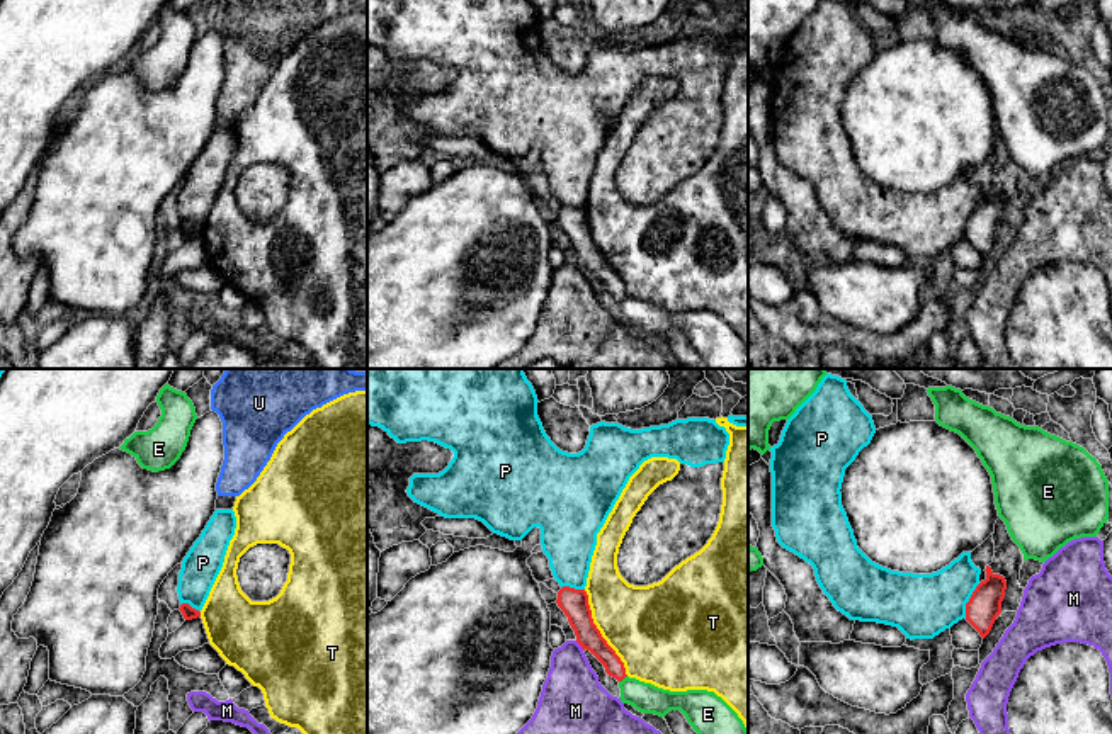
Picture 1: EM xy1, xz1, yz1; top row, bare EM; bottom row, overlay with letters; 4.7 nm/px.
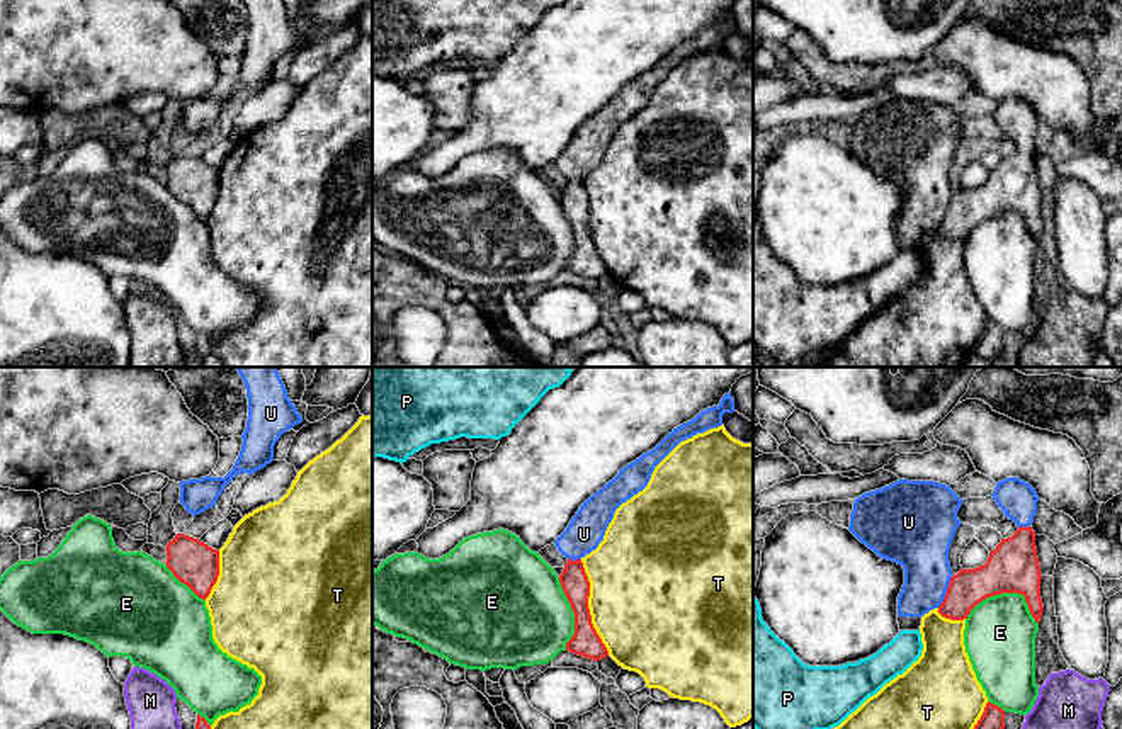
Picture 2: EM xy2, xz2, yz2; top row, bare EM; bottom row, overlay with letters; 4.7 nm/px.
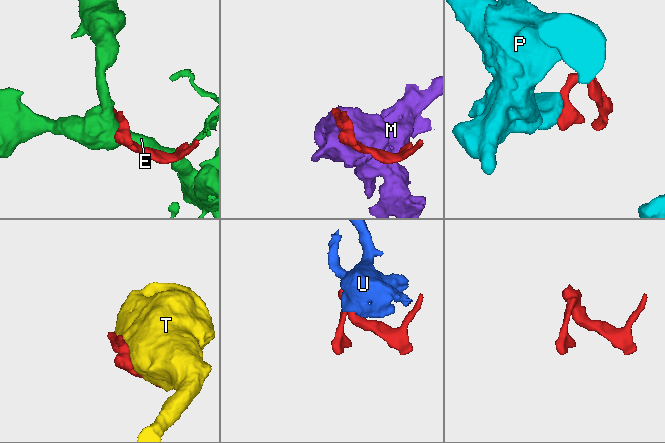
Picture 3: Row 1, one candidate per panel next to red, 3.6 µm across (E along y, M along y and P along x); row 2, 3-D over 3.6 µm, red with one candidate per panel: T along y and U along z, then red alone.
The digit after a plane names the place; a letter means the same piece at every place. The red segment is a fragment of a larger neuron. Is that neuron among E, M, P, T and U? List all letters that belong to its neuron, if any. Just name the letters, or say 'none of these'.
U

